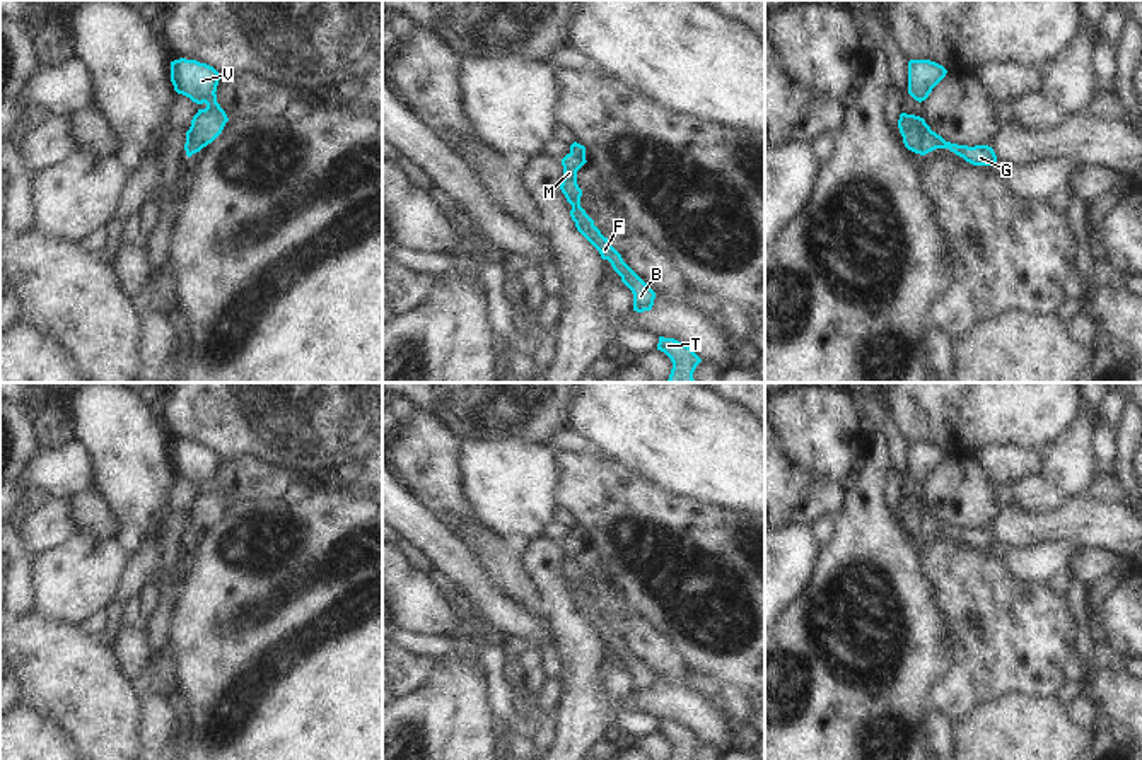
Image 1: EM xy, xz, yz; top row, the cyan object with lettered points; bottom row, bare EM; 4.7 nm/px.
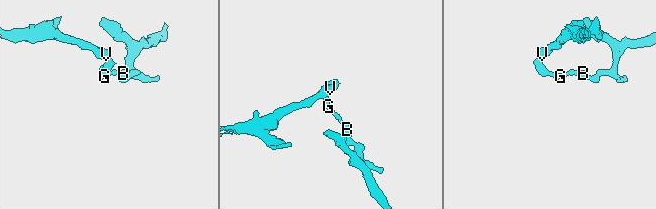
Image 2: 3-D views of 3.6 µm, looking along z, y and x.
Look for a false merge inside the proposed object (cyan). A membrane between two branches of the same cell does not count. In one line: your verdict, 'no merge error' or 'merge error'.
merge error

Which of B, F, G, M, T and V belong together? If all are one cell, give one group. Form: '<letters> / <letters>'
B F G M T / V

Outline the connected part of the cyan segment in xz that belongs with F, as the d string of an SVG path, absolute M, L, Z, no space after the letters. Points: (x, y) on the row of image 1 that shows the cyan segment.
M567 154L562 159L563 179L560 184L562 193L572 205L570 217L577 231L599 251L603 260L608 260L613 270L621 277L621 282L633 294L633 311L650 311L654 306L655 292L623 261L621 254L611 246L608 237L594 225L594 220L580 207L582 190L577 184L577 171L586 164L584 157Z

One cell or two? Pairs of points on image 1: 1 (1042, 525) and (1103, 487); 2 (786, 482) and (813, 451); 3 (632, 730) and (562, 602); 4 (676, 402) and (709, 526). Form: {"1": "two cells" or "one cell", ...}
{"1": "two cells", "2": "two cells", "3": "two cells", "4": "two cells"}

